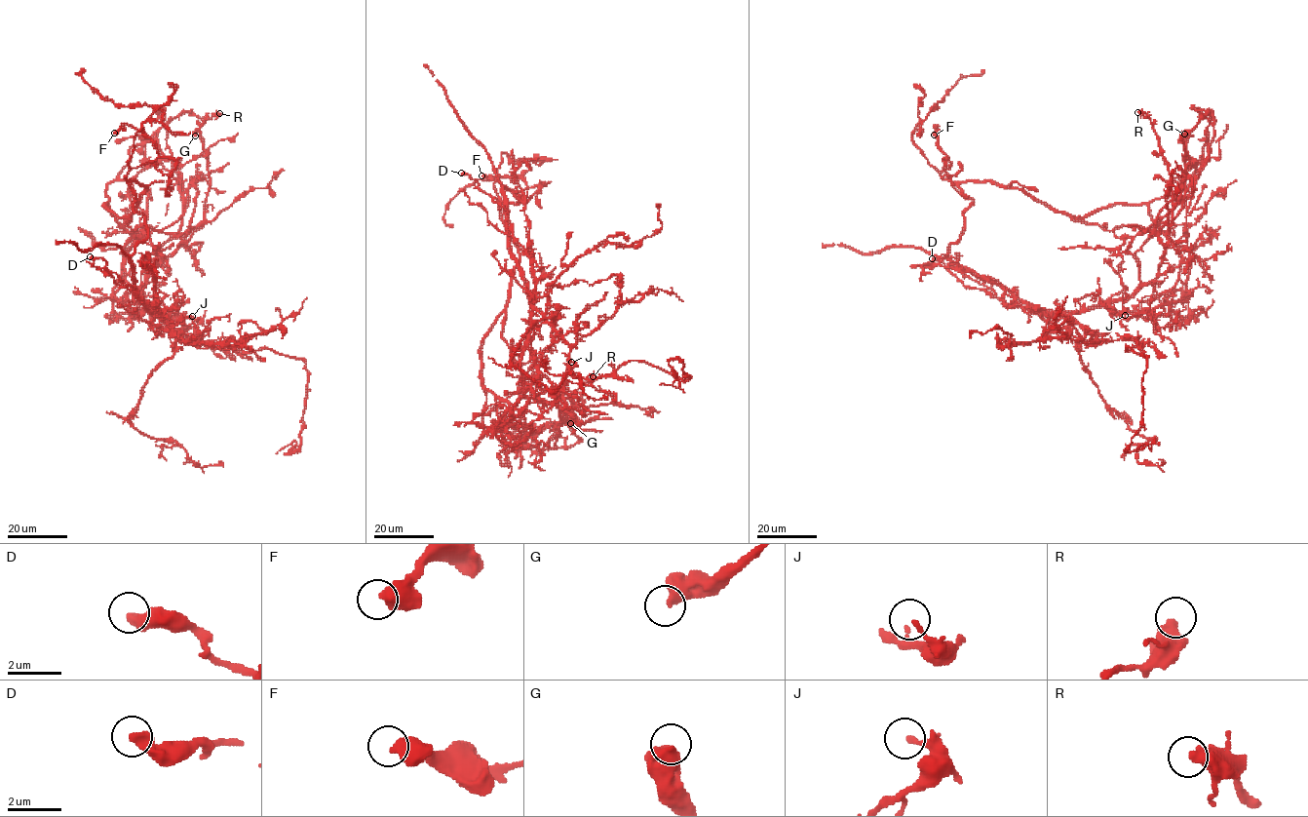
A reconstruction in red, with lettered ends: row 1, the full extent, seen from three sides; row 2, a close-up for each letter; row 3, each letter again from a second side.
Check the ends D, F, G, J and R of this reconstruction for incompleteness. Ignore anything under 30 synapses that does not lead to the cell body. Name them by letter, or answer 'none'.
none

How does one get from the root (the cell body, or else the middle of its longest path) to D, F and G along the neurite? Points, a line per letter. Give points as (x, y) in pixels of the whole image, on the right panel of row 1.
D: (1019, 300), (1055, 314), (1008, 305), (983, 290), (966, 287), (942, 262), (932, 258)
F: (1019, 300), (947, 255), (973, 201), (942, 176), (951, 163), (937, 127), (934, 135)
G: (1019, 300), (1043, 311), (1085, 312), (1131, 297), (1157, 276), (1170, 223), (1212, 140), (1208, 111), (1184, 134)

